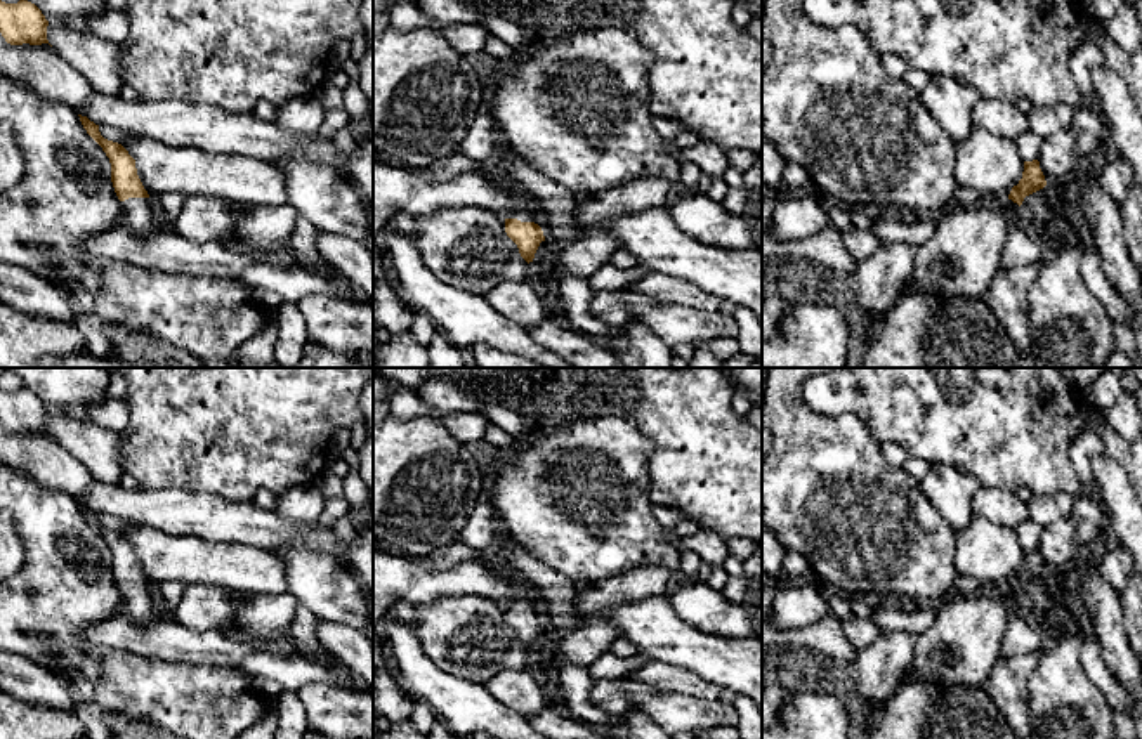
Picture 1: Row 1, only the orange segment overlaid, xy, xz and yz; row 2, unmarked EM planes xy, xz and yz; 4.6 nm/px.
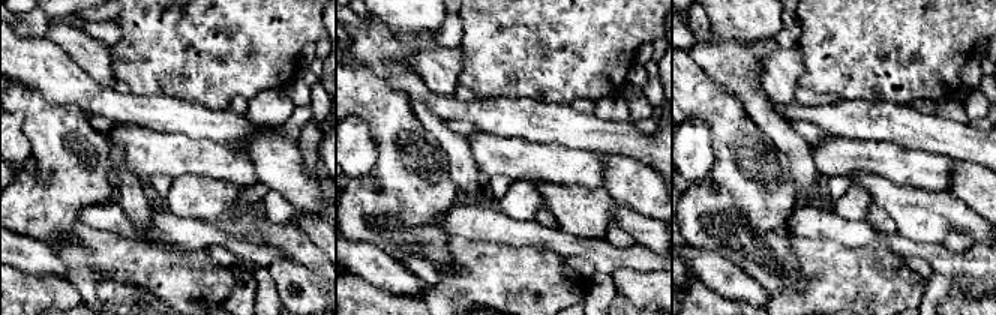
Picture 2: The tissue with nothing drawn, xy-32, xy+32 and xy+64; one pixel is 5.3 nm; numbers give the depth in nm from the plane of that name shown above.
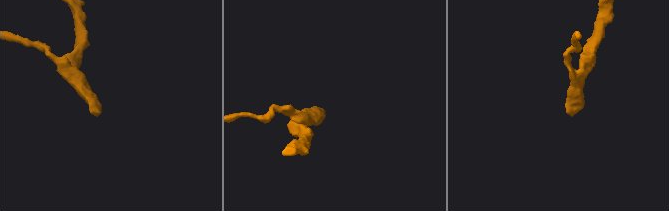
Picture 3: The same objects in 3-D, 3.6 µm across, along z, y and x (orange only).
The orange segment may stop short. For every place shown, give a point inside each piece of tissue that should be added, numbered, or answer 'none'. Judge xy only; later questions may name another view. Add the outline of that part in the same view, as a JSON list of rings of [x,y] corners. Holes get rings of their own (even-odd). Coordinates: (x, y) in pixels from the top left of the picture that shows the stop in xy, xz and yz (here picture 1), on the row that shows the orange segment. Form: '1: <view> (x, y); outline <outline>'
1: xy (139, 214); outline [[[128,198],[121,201],[121,222],[139,236],[151,236],[158,224],[160,215],[154,199],[151,198]]]

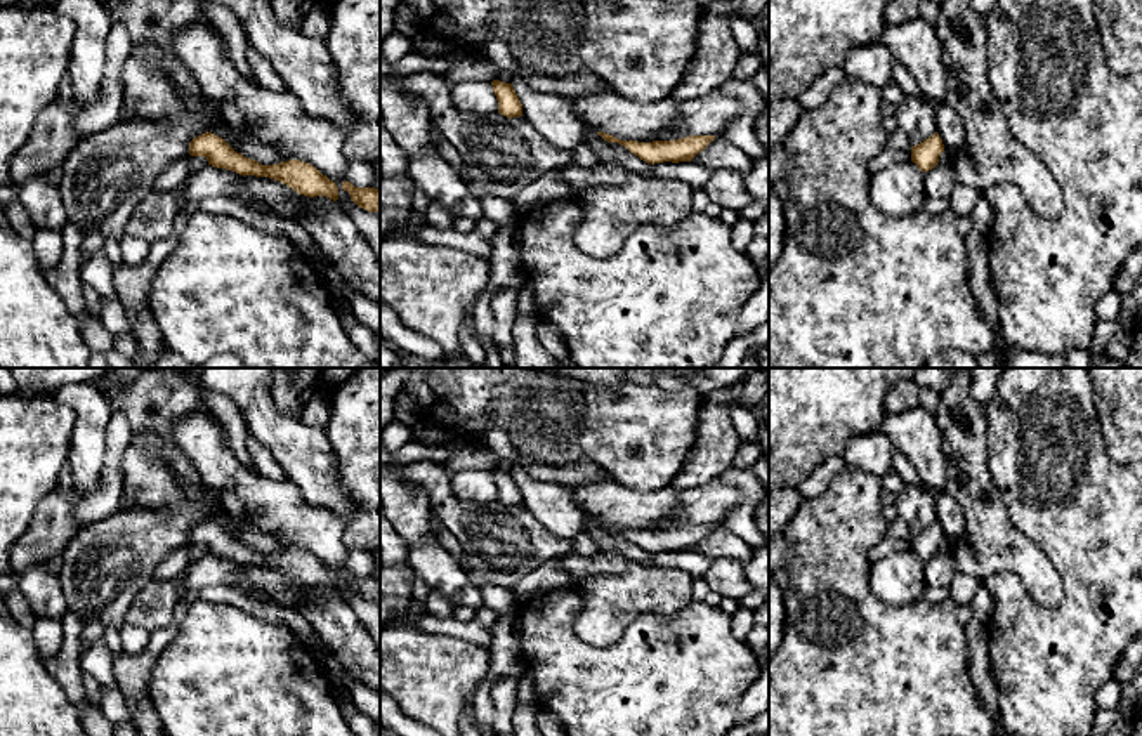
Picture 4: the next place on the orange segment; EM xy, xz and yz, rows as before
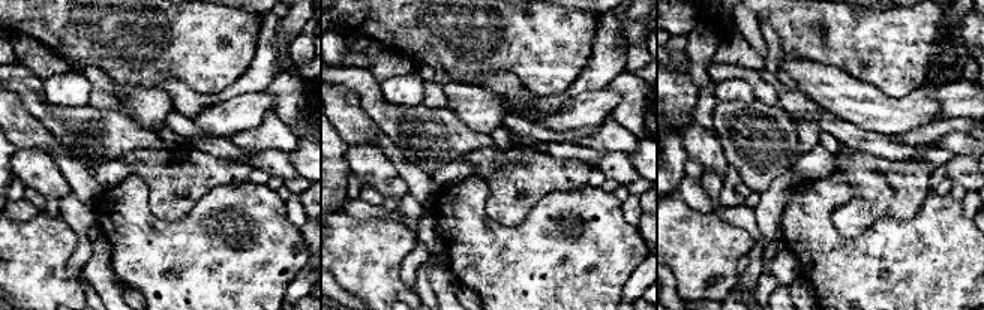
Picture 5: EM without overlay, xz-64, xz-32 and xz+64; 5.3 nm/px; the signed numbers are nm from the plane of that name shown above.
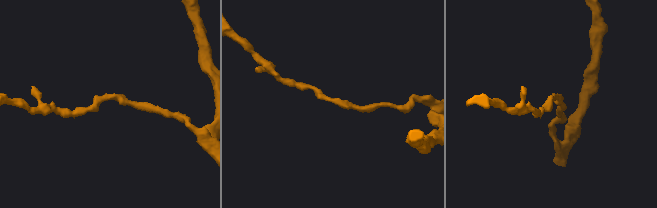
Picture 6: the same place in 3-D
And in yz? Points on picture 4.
none

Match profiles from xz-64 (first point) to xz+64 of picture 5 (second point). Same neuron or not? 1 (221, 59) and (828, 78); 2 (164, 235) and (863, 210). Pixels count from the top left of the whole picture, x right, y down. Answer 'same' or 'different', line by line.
1: different
2: different

